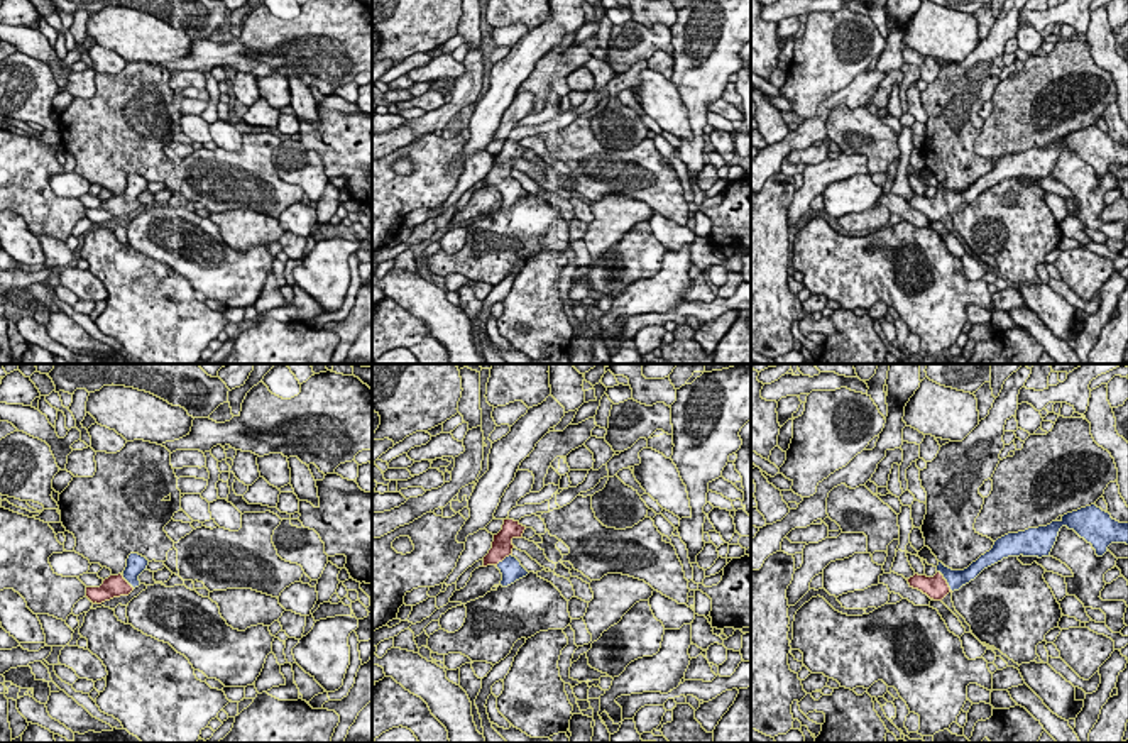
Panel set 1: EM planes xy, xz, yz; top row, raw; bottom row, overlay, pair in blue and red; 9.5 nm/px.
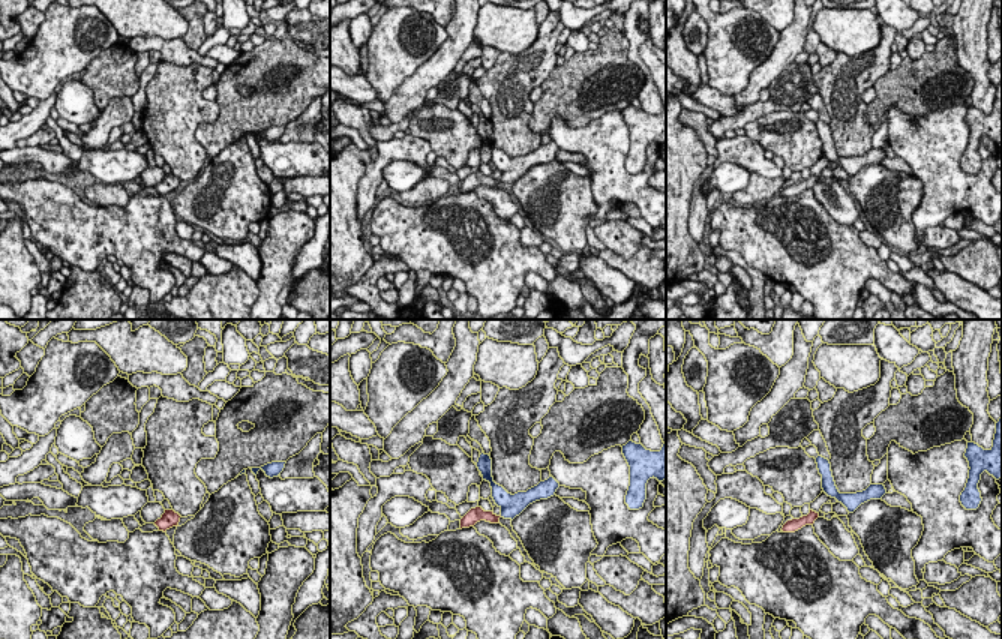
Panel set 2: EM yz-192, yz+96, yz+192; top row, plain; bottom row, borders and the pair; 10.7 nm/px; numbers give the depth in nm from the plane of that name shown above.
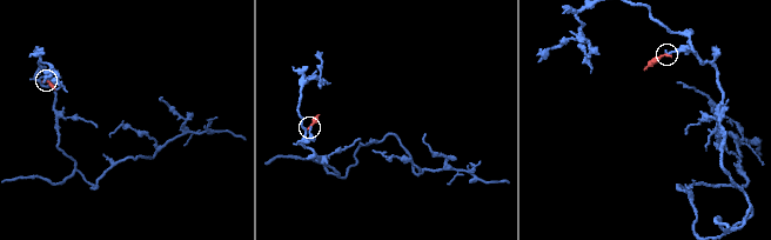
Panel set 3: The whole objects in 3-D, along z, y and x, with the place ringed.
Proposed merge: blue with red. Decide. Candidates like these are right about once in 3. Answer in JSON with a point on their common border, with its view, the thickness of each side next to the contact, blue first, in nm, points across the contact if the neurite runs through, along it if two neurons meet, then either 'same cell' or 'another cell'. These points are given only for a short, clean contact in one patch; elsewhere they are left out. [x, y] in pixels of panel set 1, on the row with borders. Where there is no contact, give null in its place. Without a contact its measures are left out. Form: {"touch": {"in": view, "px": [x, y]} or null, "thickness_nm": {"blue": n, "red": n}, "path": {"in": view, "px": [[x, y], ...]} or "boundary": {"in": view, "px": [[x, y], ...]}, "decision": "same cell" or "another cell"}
{"touch": {"in": "yz", "px": [946, 579]}, "thickness_nm": {"blue": 180, "red": 220}, "path": {"in": "yz", "px": [[956, 579], [946, 579], [936, 588]]}, "decision": "same cell"}

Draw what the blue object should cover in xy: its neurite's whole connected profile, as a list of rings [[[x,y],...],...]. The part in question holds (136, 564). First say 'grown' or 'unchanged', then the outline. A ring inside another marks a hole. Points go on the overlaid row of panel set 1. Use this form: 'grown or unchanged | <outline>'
grown | [[[130,553],[127,567],[118,575],[110,575],[100,587],[86,587],[86,597],[95,604],[101,604],[113,597],[129,596],[140,586],[139,575],[147,570],[149,560],[139,553]]]

